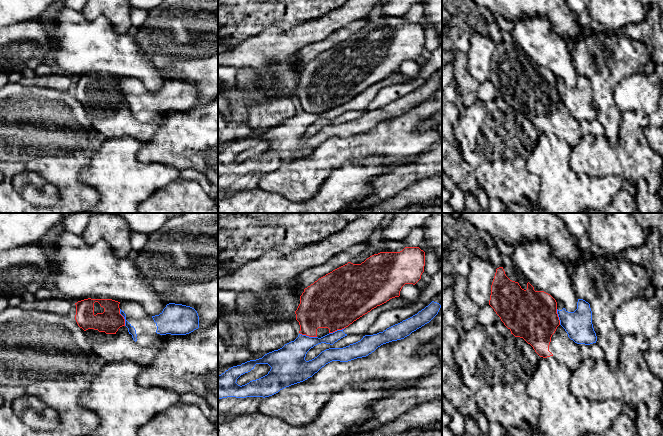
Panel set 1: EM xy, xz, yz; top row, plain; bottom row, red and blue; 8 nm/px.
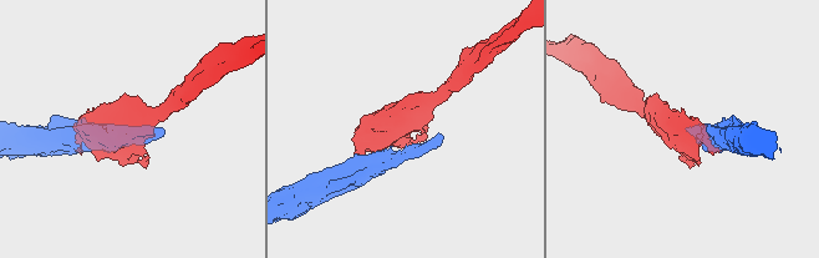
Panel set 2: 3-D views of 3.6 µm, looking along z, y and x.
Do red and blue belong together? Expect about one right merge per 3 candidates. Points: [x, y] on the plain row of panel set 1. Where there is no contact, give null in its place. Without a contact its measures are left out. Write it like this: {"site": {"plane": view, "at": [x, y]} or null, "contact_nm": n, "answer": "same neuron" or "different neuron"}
{"site": {"plane": "xy", "at": [123, 93]}, "contact_nm": 140, "answer": "different neuron"}

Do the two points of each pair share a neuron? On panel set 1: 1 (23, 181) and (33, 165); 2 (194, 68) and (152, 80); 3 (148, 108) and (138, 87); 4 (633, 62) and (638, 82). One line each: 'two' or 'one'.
1: two
2: two
3: one
4: two

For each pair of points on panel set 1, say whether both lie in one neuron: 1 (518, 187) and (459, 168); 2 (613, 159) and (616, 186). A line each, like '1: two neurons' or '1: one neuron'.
1: two neurons
2: two neurons

